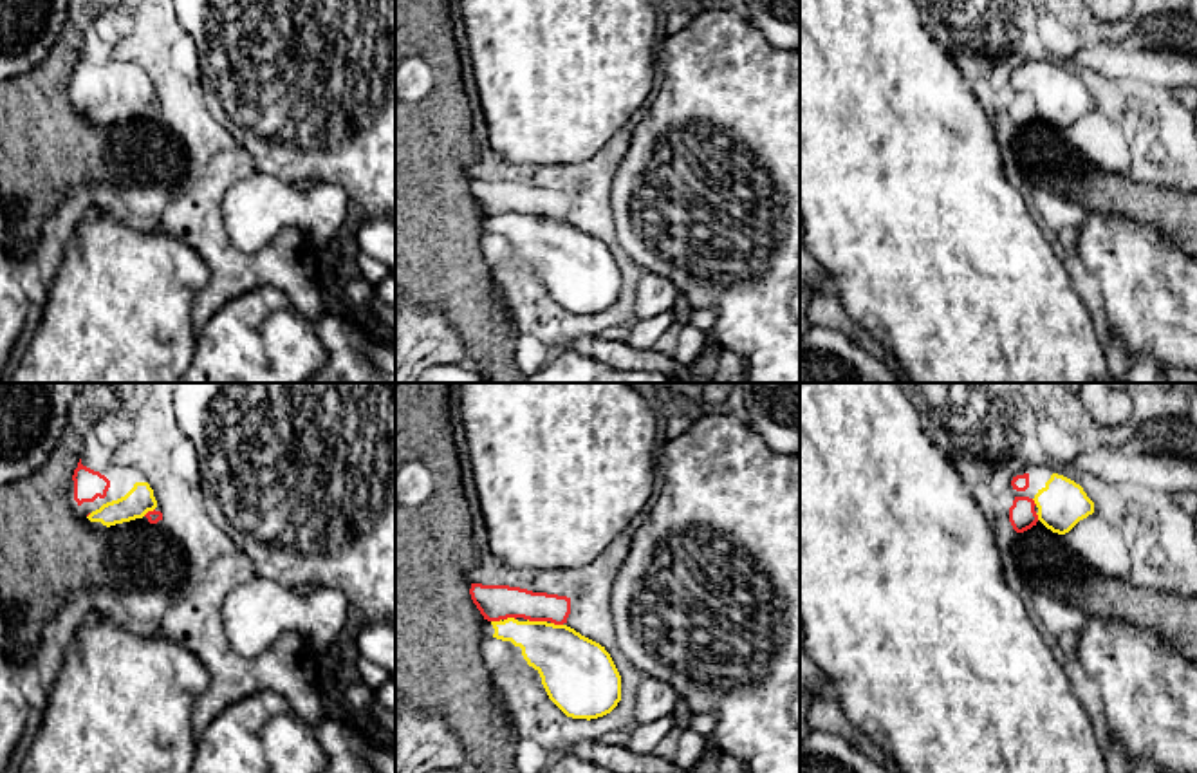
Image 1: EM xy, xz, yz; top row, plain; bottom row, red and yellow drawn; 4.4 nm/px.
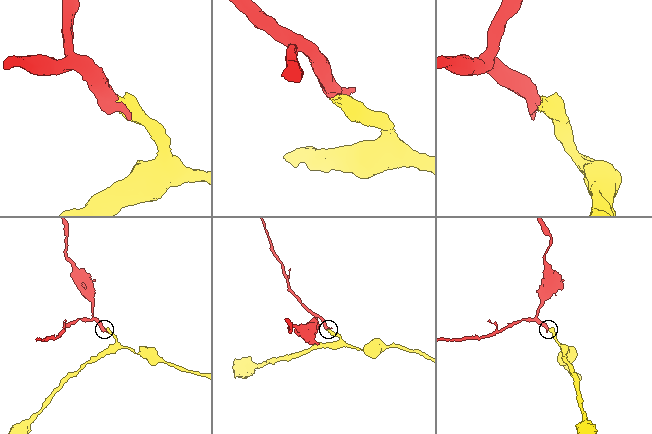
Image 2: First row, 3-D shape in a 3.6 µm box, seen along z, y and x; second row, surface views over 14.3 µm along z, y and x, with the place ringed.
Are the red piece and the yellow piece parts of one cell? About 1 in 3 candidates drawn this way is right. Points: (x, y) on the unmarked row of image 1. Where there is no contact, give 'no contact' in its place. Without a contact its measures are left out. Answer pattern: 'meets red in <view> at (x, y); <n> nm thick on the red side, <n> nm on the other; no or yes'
meets red in xz at (537, 215); 160 nm thick on the red side, 280 nm on the other; yes

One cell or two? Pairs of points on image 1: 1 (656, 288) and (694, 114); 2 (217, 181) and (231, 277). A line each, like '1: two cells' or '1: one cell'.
1: two cells
2: one cell

